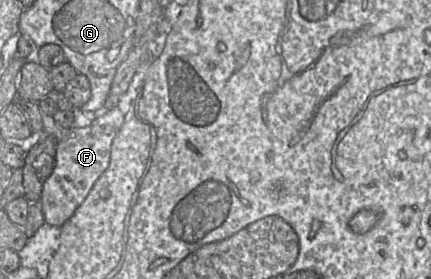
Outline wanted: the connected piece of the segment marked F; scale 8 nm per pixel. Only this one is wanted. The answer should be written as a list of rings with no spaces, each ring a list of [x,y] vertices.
[[[118,107],[102,111],[88,126],[70,128],[58,142],[53,172],[45,181],[38,201],[45,222],[61,227],[83,203],[95,182],[108,168],[112,143],[124,123],[124,114]]]

